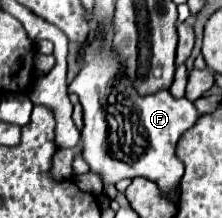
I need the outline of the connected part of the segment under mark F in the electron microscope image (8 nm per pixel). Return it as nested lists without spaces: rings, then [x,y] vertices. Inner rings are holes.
[[[111,30],[95,32],[85,52],[85,64],[69,84],[69,92],[75,92],[83,106],[83,158],[93,172],[103,176],[103,184],[143,176],[159,184],[161,192],[173,200],[177,182],[183,176],[183,162],[177,158],[177,142],[195,126],[201,114],[191,100],[173,98],[169,90],[141,96],[127,78],[119,54],[113,50],[111,34]],[[111,94],[121,94],[121,104],[111,104]]]

